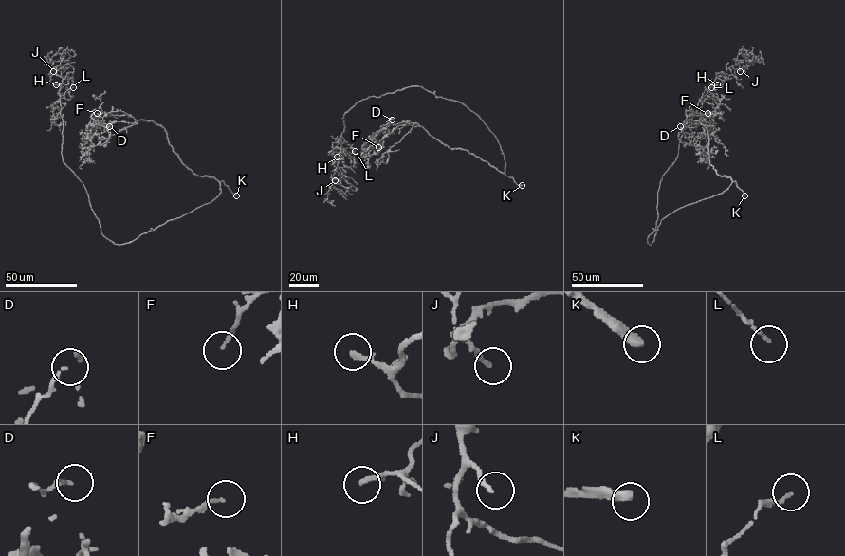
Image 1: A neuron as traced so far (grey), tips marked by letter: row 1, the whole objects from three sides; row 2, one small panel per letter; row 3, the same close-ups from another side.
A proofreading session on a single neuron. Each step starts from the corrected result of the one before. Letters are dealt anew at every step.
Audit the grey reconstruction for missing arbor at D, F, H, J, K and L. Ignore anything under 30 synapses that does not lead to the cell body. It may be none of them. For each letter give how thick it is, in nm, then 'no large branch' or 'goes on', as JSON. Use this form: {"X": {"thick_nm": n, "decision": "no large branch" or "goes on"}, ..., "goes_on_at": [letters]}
{"D": {"thick_nm": 110, "decision": "no large branch"}, "F": {"thick_nm": 130, "decision": "goes on"}, "H": {"thick_nm": 200, "decision": "goes on"}, "J": {"thick_nm": 180, "decision": "no large branch"}, "K": {"thick_nm": 380, "decision": "goes on"}, "L": {"thick_nm": 110, "decision": "no large branch"}, "goes_on_at": ["F", "H", "K"]}

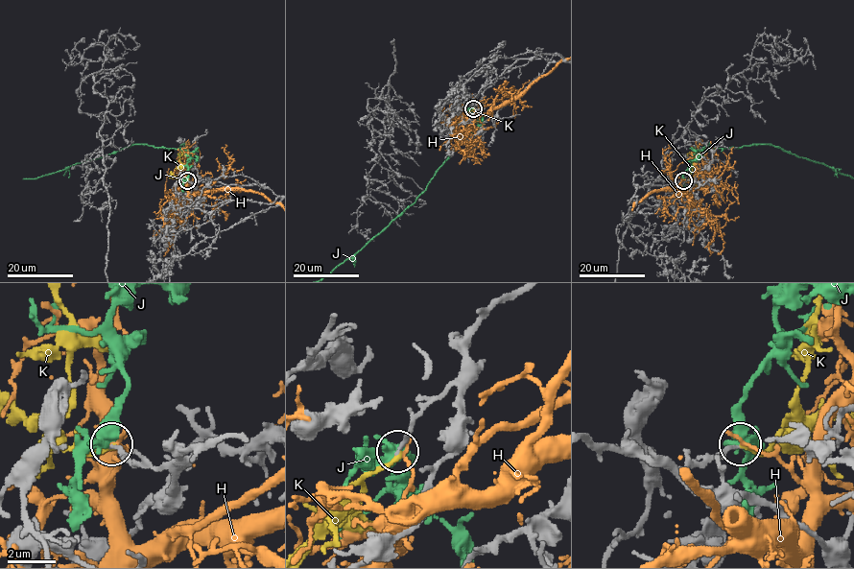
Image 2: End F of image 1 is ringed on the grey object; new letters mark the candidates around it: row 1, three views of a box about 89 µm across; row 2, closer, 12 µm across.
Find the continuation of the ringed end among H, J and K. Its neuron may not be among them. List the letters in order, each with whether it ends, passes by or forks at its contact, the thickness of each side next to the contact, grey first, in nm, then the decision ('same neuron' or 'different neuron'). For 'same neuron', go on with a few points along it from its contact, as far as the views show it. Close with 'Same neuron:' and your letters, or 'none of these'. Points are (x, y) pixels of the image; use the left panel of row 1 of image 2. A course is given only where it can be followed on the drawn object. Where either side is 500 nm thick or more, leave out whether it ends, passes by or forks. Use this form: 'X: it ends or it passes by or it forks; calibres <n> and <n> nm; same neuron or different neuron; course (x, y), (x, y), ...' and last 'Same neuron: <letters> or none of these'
H: it ends; calibres 140 and 170 nm; different neuron
J: it passes by; calibres 140 and 480 nm; different neuron
K: it ends; calibres 140 and 170 nm; same neuron; course (187, 180), (180, 179), (181, 155)
Same neuron: K

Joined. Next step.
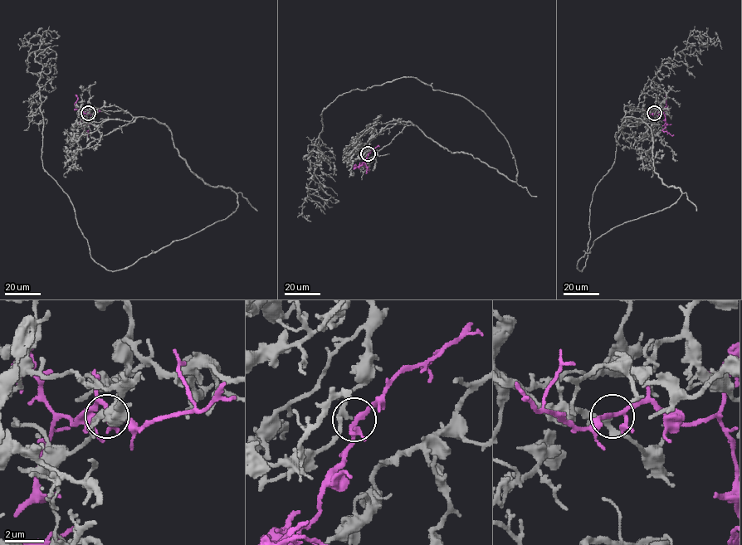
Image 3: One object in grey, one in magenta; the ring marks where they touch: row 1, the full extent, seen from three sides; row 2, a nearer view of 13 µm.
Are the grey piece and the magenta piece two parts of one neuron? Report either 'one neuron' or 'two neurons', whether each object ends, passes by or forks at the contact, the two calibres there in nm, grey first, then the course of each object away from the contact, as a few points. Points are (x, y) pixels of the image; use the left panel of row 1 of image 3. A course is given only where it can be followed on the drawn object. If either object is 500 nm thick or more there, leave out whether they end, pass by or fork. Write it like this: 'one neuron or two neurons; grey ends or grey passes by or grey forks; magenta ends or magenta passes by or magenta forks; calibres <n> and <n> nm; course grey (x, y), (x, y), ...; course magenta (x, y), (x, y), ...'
one neuron; grey passes by; magenta forks; calibres 180 and 190 nm; course grey (88, 113), (165, 124), (236, 210), (124, 268), (96, 262), (43, 168), (39, 35), (31, 49); course magenta (89, 113), (84, 113), (80, 123), (87, 133), (86, 135)

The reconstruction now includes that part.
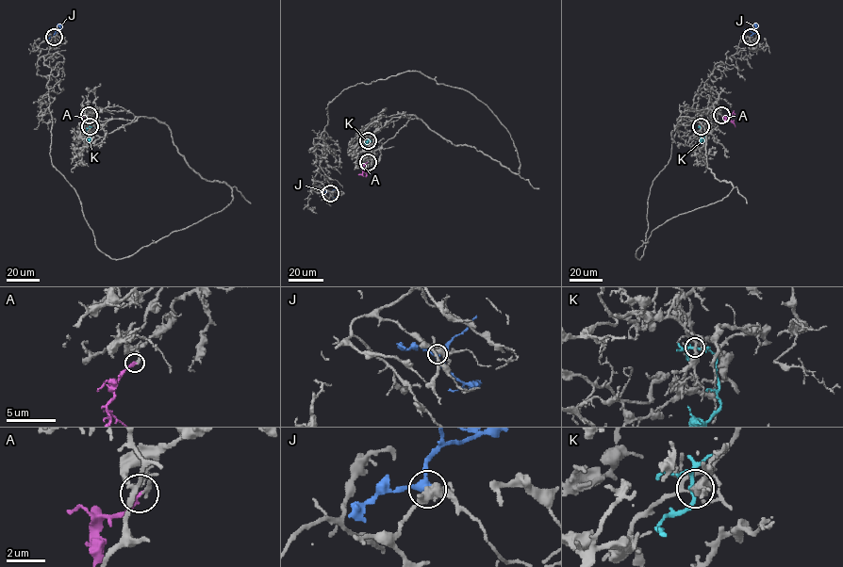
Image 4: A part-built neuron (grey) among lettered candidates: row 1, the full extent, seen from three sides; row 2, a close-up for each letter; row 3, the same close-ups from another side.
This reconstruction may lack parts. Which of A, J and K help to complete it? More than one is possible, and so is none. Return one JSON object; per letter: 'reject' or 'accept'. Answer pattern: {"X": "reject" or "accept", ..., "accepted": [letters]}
{"A": "accept", "J": "reject", "K": "reject", "accepted": ["A"]}

